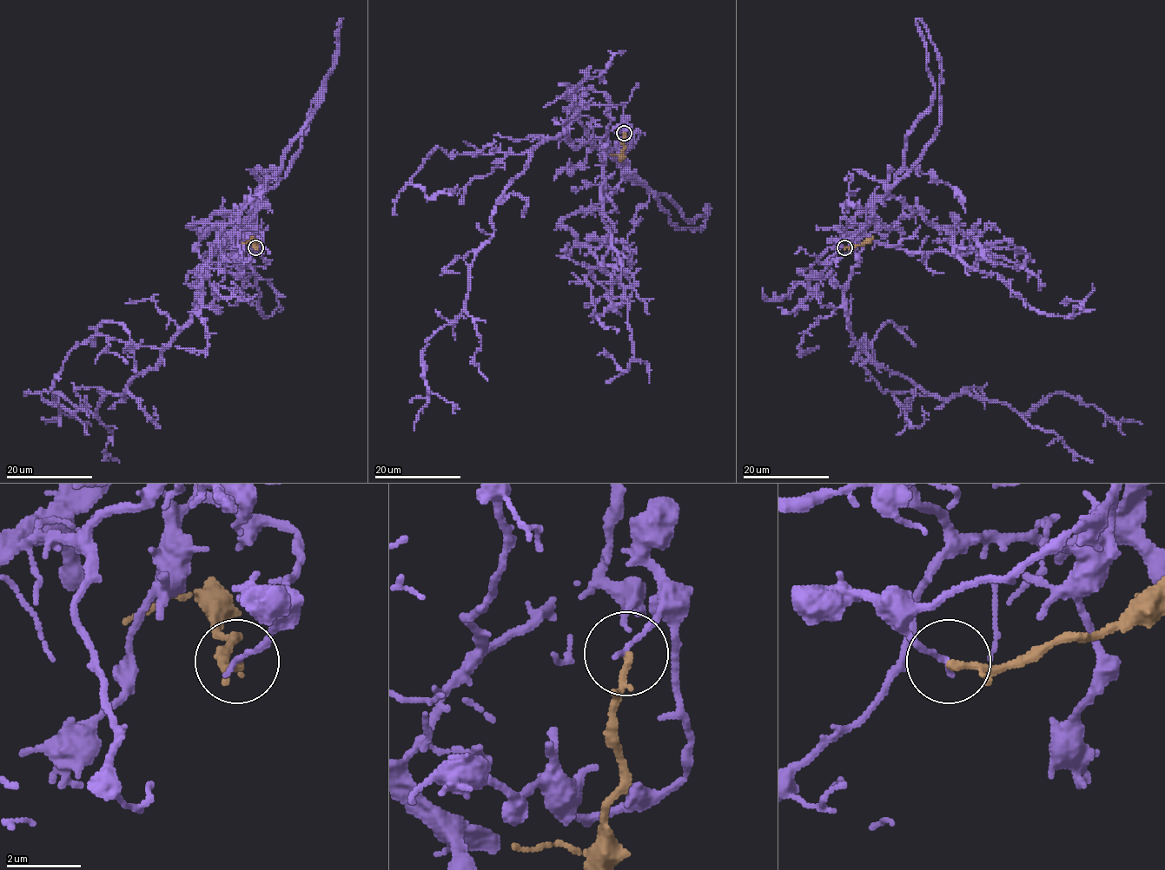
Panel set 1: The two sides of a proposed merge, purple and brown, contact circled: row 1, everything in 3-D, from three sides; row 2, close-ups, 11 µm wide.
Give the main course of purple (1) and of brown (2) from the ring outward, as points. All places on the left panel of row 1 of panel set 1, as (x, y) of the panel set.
1: (255, 247), (260, 192), (157, 364), (94, 415), (55, 394), (60, 422), (46, 424)
2: (255, 247), (250, 240), (242, 243)

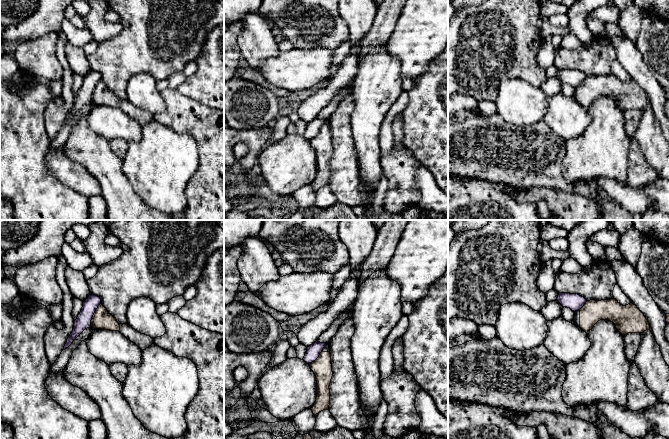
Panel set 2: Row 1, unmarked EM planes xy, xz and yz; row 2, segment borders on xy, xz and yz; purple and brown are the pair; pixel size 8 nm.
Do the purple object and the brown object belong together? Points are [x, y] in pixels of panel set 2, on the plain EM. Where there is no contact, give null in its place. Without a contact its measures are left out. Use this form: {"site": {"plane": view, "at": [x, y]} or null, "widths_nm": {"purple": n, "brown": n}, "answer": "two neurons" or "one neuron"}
{"site": {"plane": "xy", "at": [93, 90]}, "widths_nm": {"purple": 120, "brown": 150}, "answer": "two neurons"}

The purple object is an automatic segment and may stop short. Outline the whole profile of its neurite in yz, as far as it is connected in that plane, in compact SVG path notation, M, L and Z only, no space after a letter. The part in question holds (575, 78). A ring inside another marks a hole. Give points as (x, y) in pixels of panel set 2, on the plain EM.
M559 69L556 77L563 83L570 84L574 88L580 86L587 78L584 73L570 69Z

